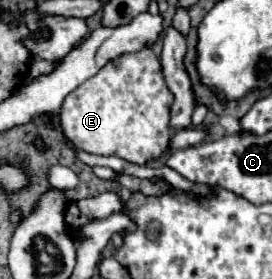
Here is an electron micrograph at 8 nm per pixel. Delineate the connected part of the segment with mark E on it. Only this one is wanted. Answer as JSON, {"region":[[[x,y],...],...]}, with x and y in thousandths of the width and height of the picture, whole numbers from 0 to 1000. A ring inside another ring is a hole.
{"region":[[[522,176],[500,190],[456,190],[412,219],[397,219],[346,276],[316,283],[265,333],[243,341],[221,405],[221,448],[250,505],[316,548],[338,556],[419,556],[463,570],[500,591],[537,591],[551,570],[581,570],[618,534],[625,498],[625,376],[632,333],[603,297],[596,240],[559,176]]]}

